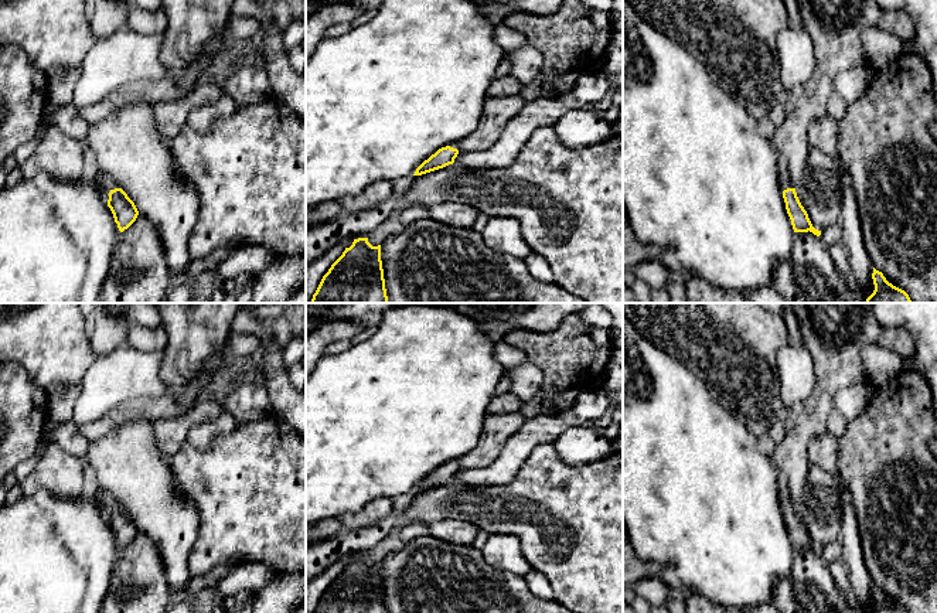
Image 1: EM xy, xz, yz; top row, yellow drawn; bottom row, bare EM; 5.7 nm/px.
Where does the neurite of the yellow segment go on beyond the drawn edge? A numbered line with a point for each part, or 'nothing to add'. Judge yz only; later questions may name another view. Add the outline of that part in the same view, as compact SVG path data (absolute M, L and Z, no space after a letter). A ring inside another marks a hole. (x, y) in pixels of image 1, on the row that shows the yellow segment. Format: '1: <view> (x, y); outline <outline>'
1: yz (784, 181); outline M786 159L778 160L778 183L780 183L781 191L784 191L787 188L793 188Z

